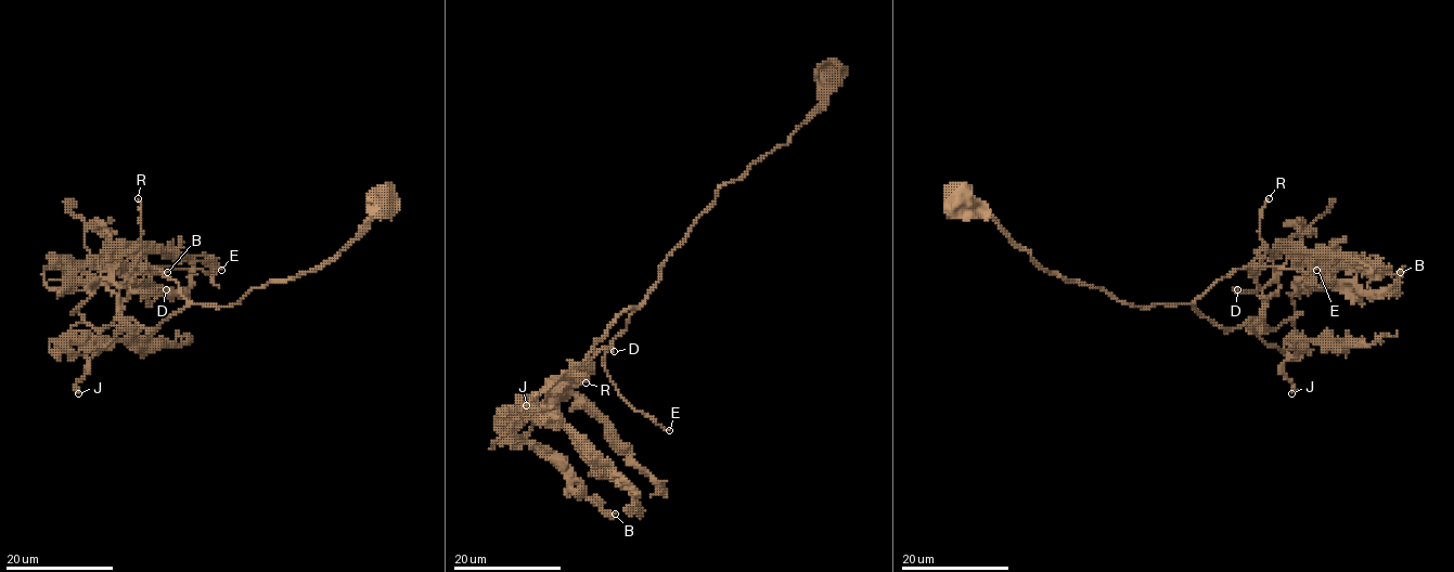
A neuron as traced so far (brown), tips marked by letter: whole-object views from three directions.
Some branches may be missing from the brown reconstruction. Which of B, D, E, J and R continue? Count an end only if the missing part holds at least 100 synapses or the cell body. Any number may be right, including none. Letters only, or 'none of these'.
E, R

